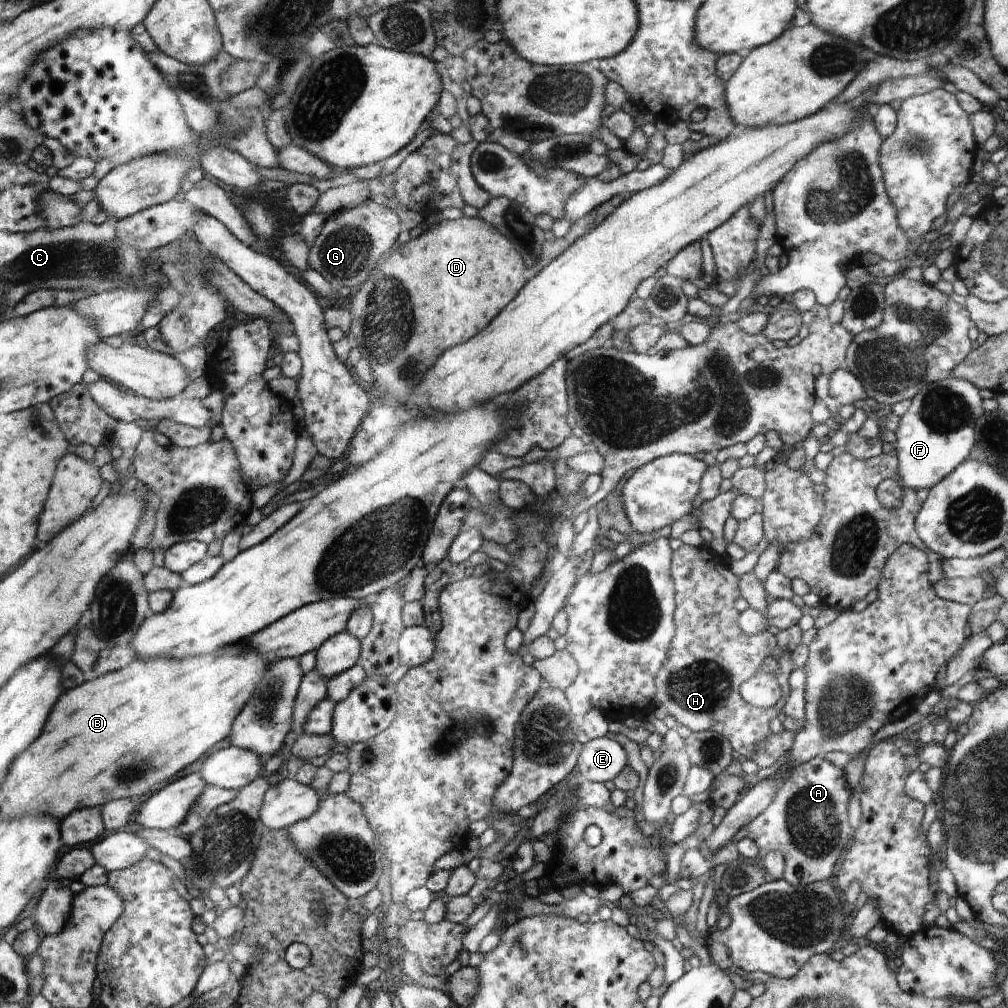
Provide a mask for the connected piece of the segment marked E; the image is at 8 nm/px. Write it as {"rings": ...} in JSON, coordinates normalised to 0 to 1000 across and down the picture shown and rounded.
{"rings":[[[589,732],[577,738],[573,752],[573,764],[578,774],[599,777],[609,772],[624,760],[619,742],[609,732]]]}

